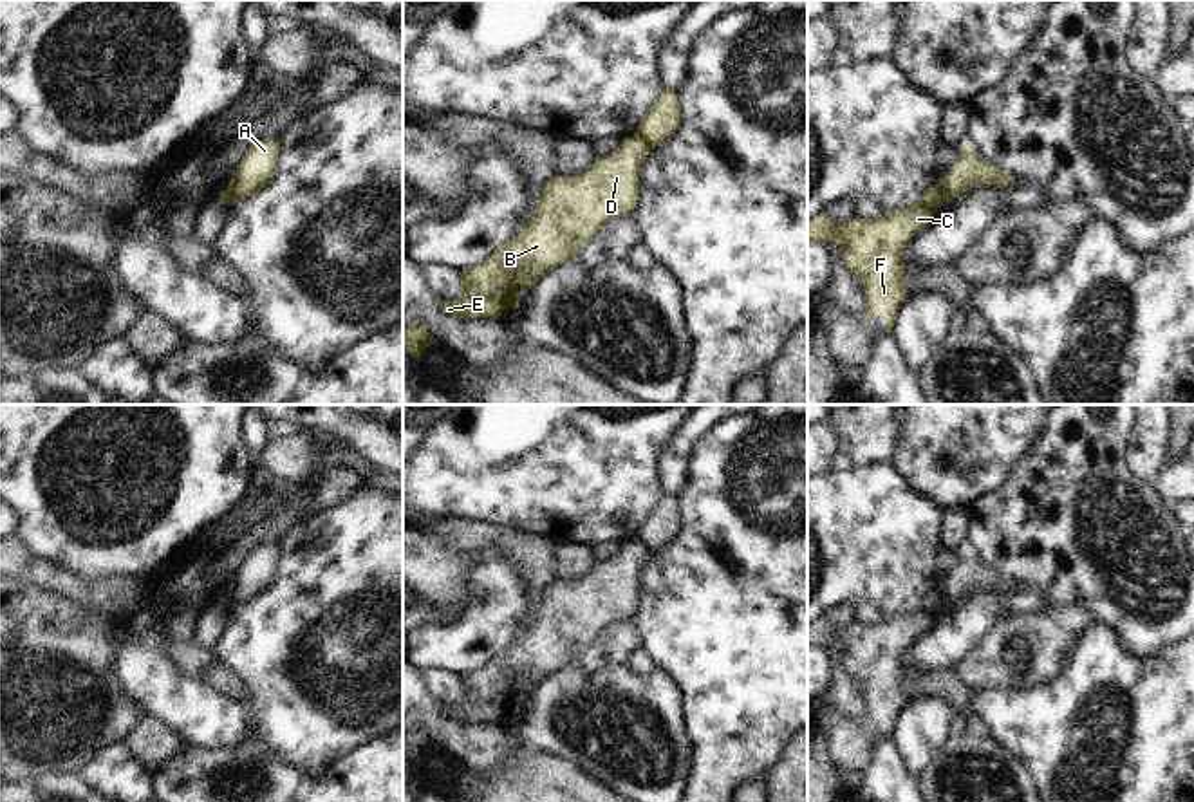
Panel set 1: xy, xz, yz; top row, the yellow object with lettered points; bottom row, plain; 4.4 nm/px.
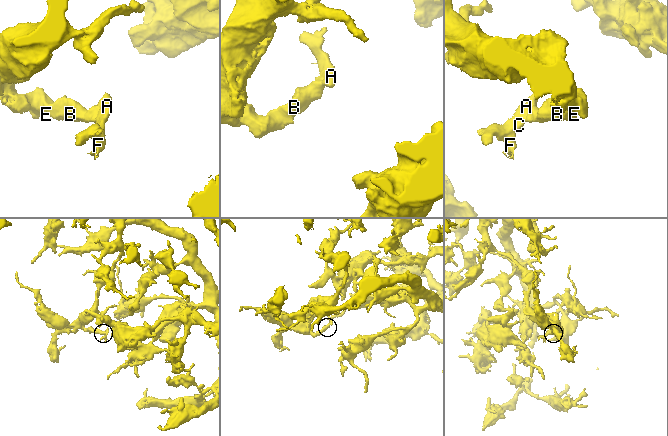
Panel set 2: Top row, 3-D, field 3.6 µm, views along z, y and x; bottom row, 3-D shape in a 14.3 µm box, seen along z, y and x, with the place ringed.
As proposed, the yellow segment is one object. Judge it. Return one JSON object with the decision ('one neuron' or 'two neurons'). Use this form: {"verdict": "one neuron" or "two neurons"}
{"verdict": "two neurons"}

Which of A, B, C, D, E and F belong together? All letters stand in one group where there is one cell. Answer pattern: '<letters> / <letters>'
A C F / B D E

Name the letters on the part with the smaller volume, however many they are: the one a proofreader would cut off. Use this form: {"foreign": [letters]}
{"foreign": ["A", "C", "F"]}

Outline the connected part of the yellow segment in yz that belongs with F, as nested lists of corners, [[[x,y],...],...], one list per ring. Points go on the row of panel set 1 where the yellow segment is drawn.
[[[937,179],[930,188],[925,190],[921,200],[914,206],[891,211],[876,219],[851,219],[842,228],[835,226],[826,213],[807,220],[807,240],[820,242],[824,246],[835,242],[844,251],[842,260],[845,267],[858,276],[865,285],[867,312],[858,318],[867,325],[871,316],[885,316],[887,327],[880,331],[892,332],[894,320],[900,307],[909,298],[909,291],[903,285],[905,256],[903,249],[907,242],[919,231],[923,231],[934,219],[937,208],[945,202],[943,179]]]

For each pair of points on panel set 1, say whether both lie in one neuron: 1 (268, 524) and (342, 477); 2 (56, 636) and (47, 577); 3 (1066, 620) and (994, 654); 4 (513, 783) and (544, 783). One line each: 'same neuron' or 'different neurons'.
1: same neuron
2: different neurons
3: different neurons
4: same neuron

